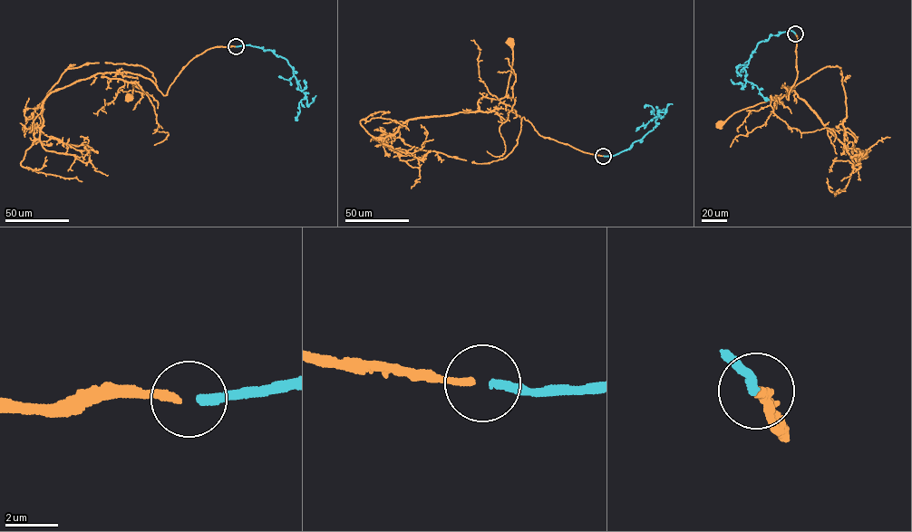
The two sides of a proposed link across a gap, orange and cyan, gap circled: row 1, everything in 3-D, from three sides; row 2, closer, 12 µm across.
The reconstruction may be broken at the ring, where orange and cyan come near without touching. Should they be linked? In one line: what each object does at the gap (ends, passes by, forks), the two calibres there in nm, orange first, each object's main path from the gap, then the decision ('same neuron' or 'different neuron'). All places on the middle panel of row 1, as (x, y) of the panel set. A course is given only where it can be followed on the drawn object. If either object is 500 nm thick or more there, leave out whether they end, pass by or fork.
orange ends | cyan ends | 280/340 nm | orange via (603, 156), (541, 136), (510, 111), (479, 111), (480, 99), (506, 94), (510, 41) | cyan via (604, 156), (617, 154), (629, 149), (633, 142), (653, 130), (659, 115), (635, 130) | same neuron

